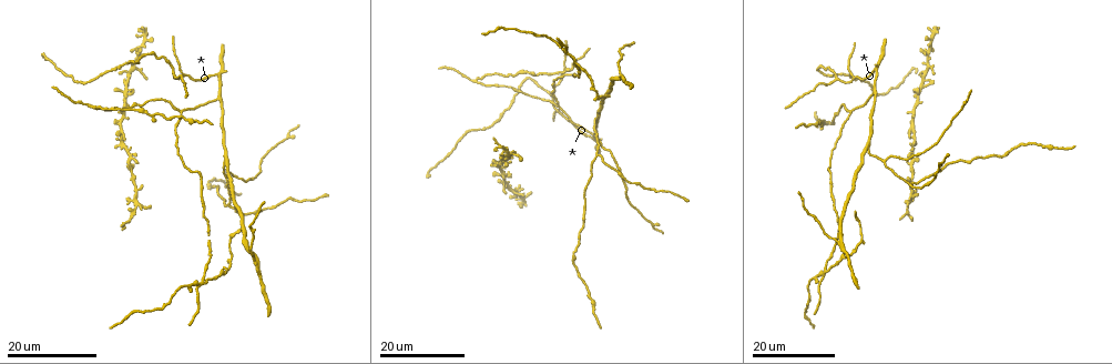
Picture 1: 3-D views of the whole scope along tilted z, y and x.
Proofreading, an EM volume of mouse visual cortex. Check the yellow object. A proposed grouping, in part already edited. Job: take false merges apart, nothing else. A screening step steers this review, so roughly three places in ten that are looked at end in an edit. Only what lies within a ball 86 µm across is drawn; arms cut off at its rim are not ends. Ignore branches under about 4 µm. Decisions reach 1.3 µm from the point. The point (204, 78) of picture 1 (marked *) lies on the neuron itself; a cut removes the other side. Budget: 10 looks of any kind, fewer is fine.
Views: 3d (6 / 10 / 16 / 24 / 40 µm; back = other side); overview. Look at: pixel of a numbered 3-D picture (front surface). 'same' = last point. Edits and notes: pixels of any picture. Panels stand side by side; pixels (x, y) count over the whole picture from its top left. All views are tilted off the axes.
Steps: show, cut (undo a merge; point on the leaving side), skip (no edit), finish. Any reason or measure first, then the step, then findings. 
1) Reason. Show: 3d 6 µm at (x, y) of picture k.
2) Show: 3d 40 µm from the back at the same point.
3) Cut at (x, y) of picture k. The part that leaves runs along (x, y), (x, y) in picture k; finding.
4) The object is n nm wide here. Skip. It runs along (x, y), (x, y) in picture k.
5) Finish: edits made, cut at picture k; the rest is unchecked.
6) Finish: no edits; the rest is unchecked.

Branch point. Show: 3d 16 µm at (222, 73) of picture 1.

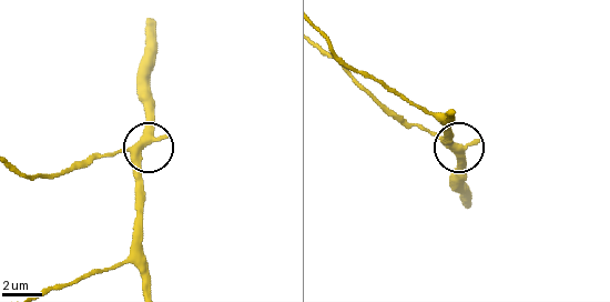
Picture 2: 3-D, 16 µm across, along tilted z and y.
Zoom in. Show: 3d 10 µm at (139, 155) of picture 2.

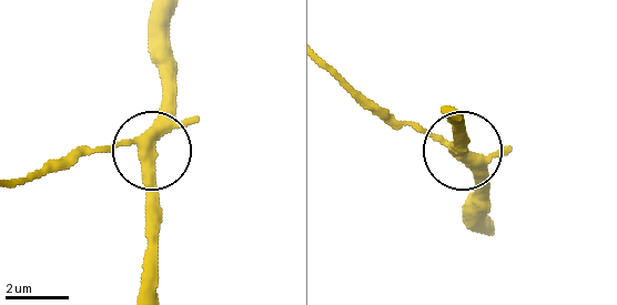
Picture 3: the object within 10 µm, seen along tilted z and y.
The side arm is 8 µm long. Skip. It runs along (44, 169), (74, 151), (145, 145), (165, 83) in picture 3; one neuron here.

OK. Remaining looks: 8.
Three-way junction. Show: 3d 16 µm at (873, 91) of picture 1.

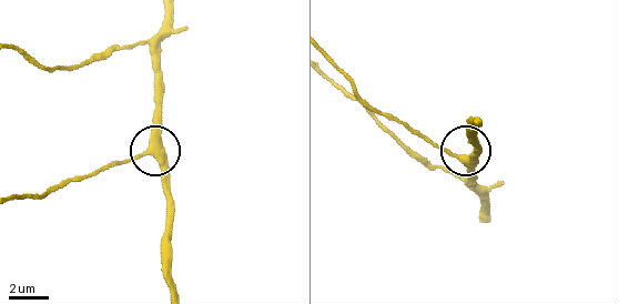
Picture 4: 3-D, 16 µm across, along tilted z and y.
Show: 3d 6 µm at (153, 151) of picture 4.

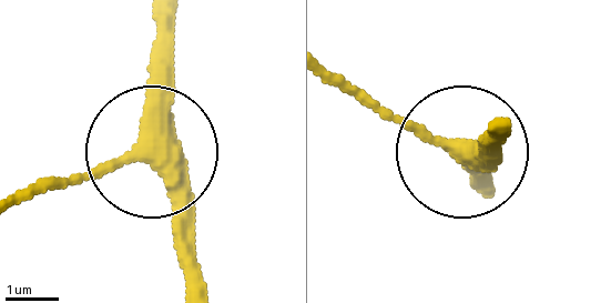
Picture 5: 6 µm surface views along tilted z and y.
3 arms meet here. Skip. It runs along (474, 185), (467, 151), (496, 133) in picture 5; all the same neuron.

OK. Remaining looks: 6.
Three arms meet. Show: 3d 24 µm at (837, 78) of picture 1.

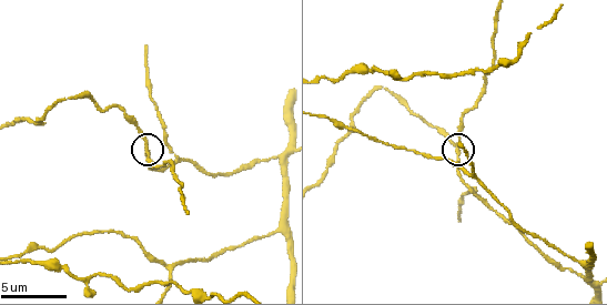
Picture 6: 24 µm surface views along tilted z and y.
Show: 3d 10 µm at (145, 149) of picture 6.

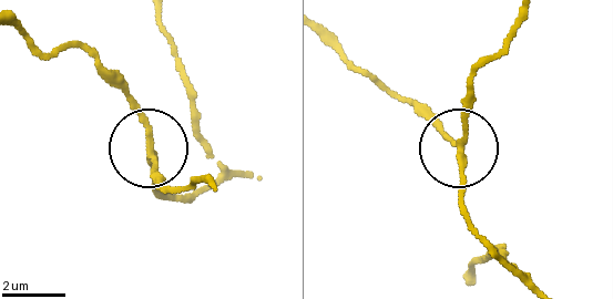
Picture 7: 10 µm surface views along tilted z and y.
The side arm is 17 µm long. Skip. It runs along (519, 277), (462, 197), (459, 137), (470, 86) in picture 7; continuous, no second neuron.

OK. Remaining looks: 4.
A fork. Show: 3d 16 µm at (174, 161) of picture 6.

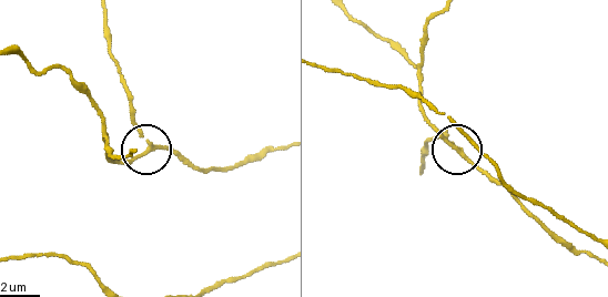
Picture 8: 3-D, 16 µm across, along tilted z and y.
3 arms meet here. Skip. It runs along (242, 162), (202, 166), (171, 149), (147, 147), (131, 114) in picture 8; one neuron here.

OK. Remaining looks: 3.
Narrows sharply. Show: 3d 16 µm at (929, 60) of picture 1.

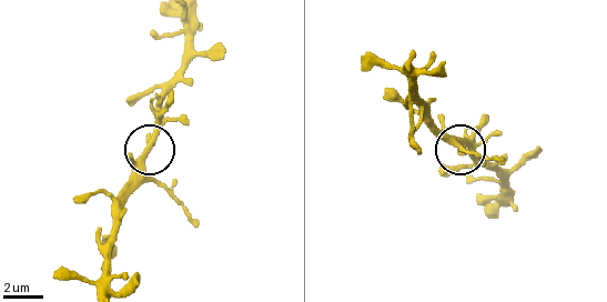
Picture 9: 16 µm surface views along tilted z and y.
Show: 3d 6 µm at (145, 155) of picture 9.

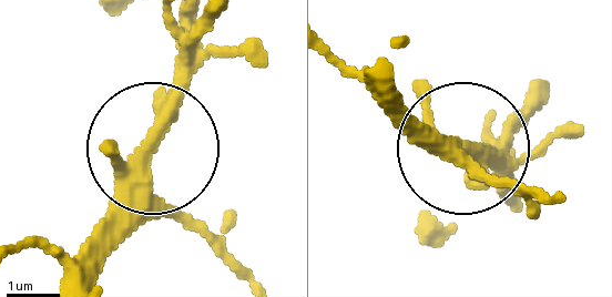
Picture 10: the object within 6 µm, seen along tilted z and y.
Show: 3d 6 µm from the back at (147, 144) of picture 10.

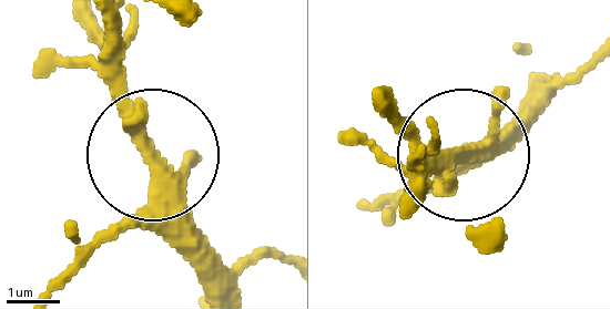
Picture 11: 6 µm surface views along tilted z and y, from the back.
The object is 270 nm wide here. Skip. Continuous, no second neuron.

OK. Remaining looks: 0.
Finish: no edits; the rest is unchecked.

